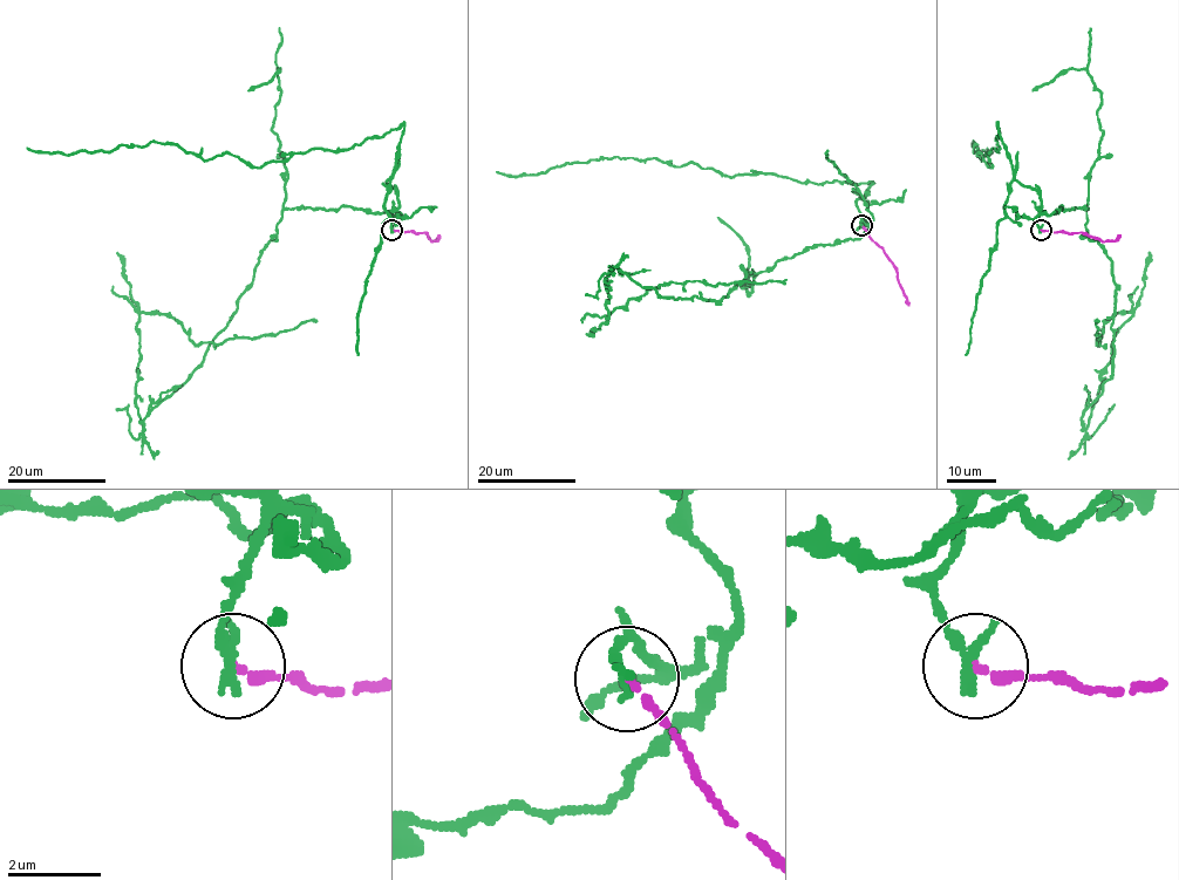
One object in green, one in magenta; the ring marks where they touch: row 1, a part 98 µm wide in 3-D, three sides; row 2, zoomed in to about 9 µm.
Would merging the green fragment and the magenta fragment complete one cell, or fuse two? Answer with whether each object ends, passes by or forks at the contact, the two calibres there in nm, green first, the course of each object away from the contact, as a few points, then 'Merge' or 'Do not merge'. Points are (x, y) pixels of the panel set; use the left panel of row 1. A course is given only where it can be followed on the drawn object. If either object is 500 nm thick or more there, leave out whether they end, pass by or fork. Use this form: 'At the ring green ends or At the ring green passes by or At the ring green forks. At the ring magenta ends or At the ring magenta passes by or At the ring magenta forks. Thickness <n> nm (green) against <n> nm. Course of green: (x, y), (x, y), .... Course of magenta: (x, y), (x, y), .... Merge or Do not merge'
At the ring green ends. At the ring magenta ends. Thickness 280 nm (green) against 180 nm. Course of green: (393, 230), (399, 212), (284, 209), (227, 326), (143, 428), (138, 313), (170, 314), (196, 345), (318, 321). Course of magenta: (393, 230), (424, 232), (431, 240), (436, 240), (438, 234). Do not merge

